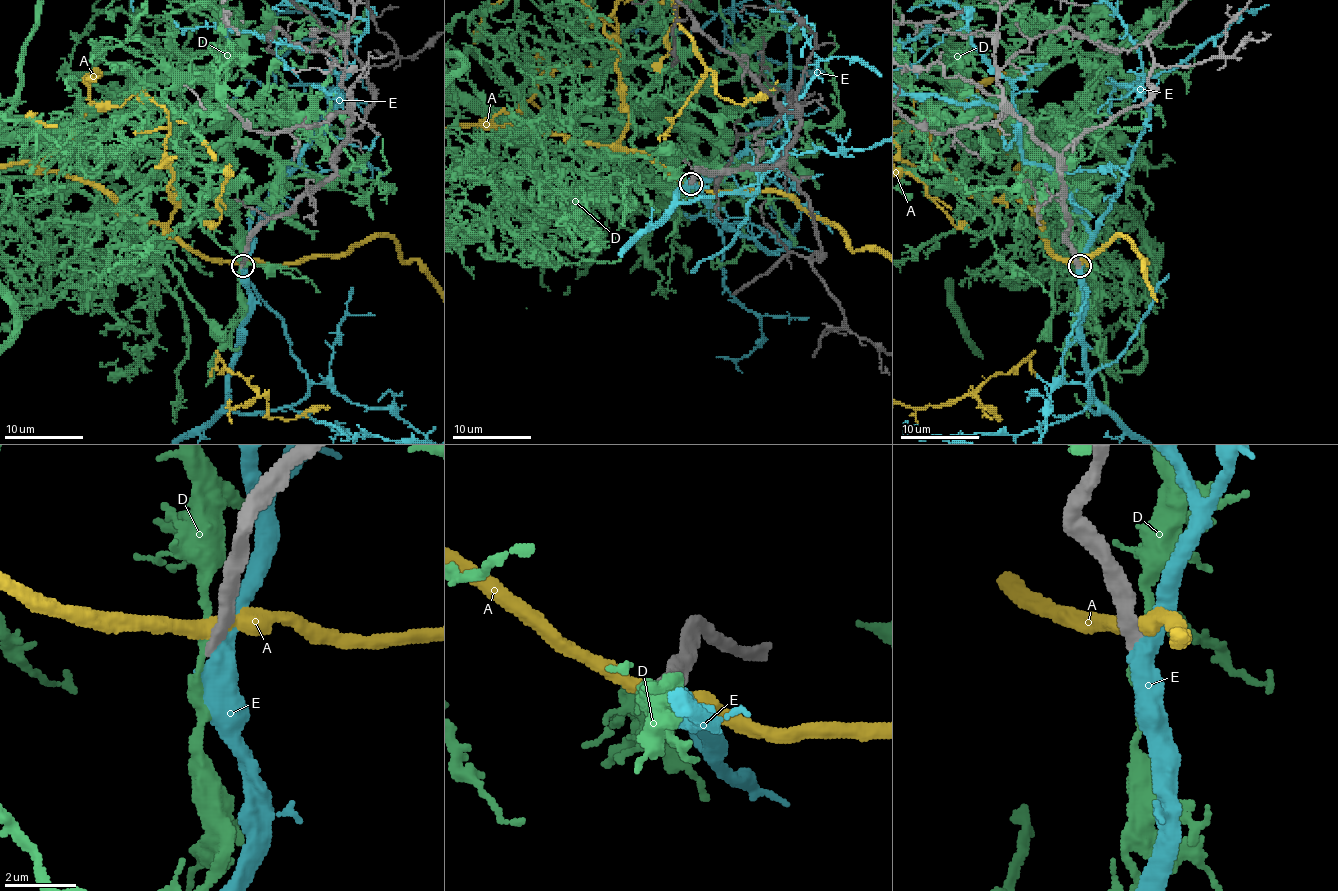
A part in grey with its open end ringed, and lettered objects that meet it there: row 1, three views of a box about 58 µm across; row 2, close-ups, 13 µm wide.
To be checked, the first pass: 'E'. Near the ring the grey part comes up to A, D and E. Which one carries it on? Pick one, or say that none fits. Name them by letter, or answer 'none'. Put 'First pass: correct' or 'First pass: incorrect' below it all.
none
First pass: incorrect

